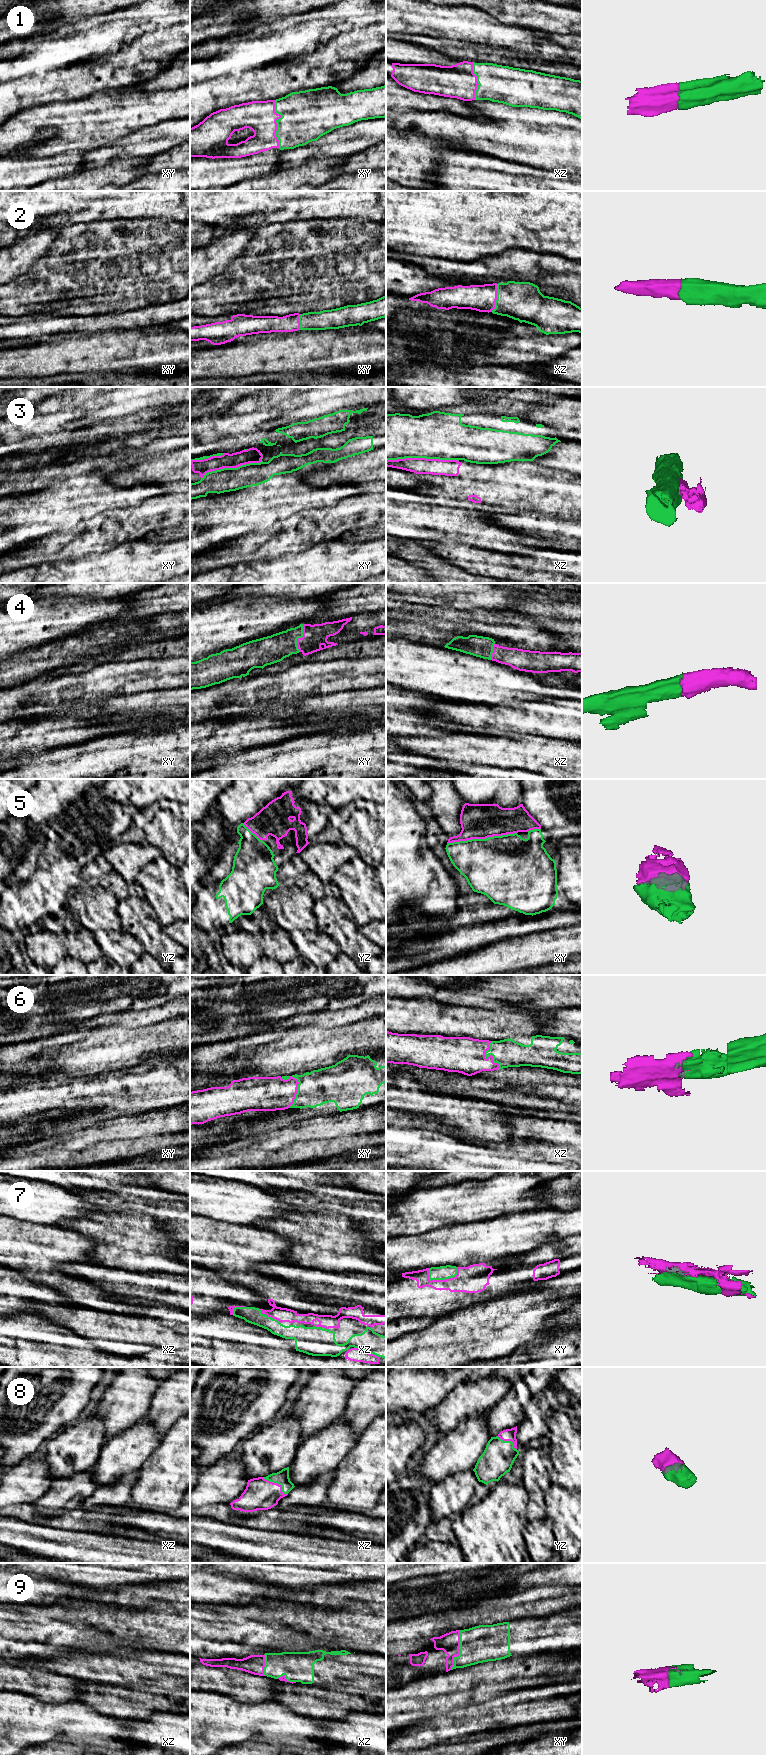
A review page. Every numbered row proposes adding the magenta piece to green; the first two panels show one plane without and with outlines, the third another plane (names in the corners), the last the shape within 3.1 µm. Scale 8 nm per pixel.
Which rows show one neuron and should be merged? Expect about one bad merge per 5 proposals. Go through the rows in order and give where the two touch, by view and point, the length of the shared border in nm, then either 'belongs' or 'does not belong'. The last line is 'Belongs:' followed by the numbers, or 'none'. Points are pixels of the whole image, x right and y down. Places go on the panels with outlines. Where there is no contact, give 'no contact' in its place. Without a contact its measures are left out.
1: xy (276, 122) | 380 nm | belongs
2: xz (497, 298) | 240 nm | belongs
3: xz (422, 457) | 600 nm | does not belong
4: xy (299, 637) | 220 nm | belongs
5: xy (481, 839) | 550 nm | belongs
6: xy (297, 1092) | 260 nm | belongs
7: xy (445, 1279) | 260 nm | belongs
8: xz (277, 1483) | 240 nm | belongs
9: xy (460, 1651) | 340 nm | belongs
Belongs: 1, 2, 4, 5, 6, 7, 8, 9

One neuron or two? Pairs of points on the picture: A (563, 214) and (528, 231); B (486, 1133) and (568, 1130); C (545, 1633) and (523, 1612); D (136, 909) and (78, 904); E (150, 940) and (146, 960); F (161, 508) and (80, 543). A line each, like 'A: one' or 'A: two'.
A: one
B: two
C: two
D: two
E: two
F: one

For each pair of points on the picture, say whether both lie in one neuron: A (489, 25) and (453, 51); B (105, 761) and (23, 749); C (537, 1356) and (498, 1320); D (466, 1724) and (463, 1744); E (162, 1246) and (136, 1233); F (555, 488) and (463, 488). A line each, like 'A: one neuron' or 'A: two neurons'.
A: two neurons
B: two neurons
C: two neurons
D: two neurons
E: one neuron
F: one neuron

